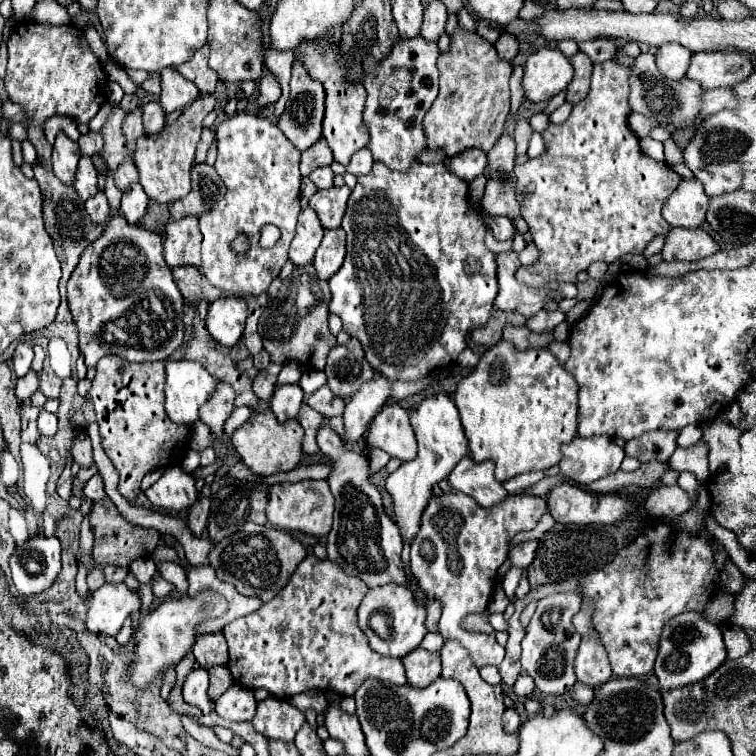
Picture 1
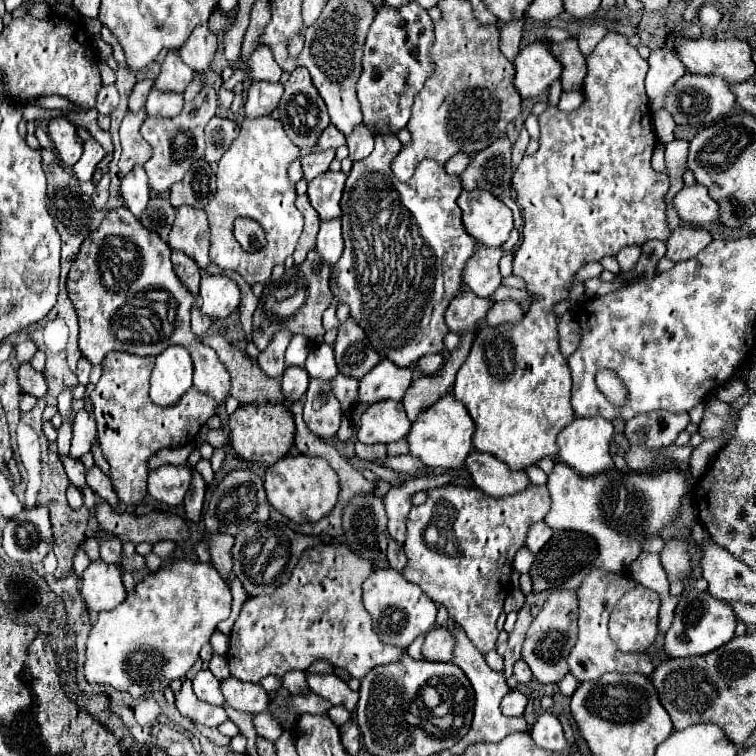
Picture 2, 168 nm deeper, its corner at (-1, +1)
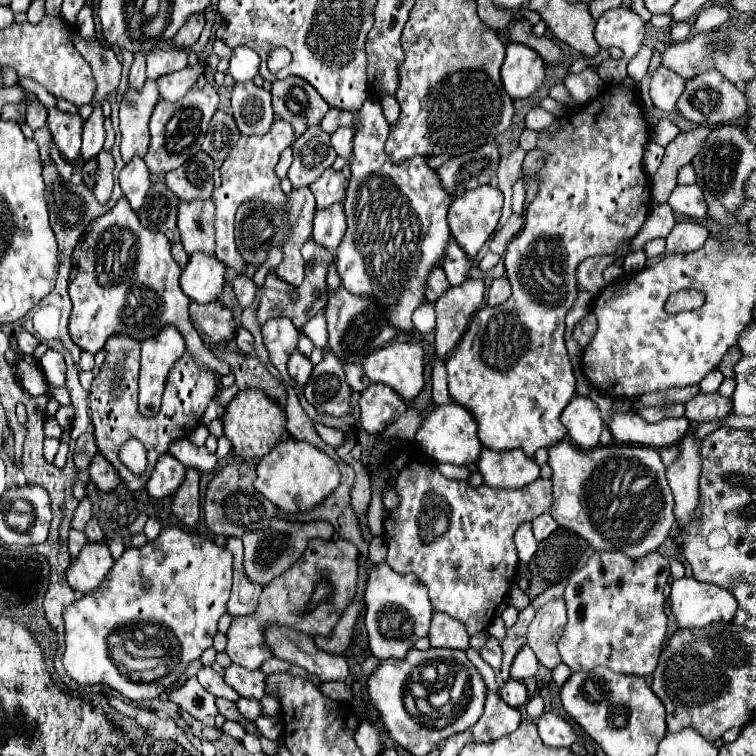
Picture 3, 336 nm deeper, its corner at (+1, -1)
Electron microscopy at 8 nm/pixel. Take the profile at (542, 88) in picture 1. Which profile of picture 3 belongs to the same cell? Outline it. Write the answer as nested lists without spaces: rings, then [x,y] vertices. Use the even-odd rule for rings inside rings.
[[[512,42],[506,46],[506,58],[500,74],[510,98],[528,98],[542,86],[546,64],[536,50]]]

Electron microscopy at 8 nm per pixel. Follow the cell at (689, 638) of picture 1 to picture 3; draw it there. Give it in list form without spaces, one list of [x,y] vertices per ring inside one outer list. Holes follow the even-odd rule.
[[[680,578],[672,582],[672,594],[670,594],[670,610],[676,622],[678,630],[696,630],[704,628],[712,622],[720,624],[730,624],[734,620],[734,614],[738,610],[736,598],[722,586],[708,584],[708,582],[698,582],[696,578]]]

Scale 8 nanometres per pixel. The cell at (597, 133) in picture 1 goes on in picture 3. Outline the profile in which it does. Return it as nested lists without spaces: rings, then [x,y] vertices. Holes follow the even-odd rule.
[[[612,84],[596,98],[602,100],[592,100],[578,112],[562,116],[552,134],[540,130],[536,148],[544,152],[544,166],[534,176],[540,180],[538,194],[526,208],[524,228],[504,256],[512,296],[496,308],[482,308],[456,350],[446,358],[450,398],[470,410],[478,422],[482,446],[494,452],[520,448],[528,458],[534,458],[536,450],[552,448],[566,438],[560,414],[574,396],[576,378],[564,342],[564,316],[578,294],[574,272],[582,260],[612,254],[622,240],[634,238],[650,212],[650,178],[642,168],[650,126],[644,120],[638,94],[632,88]]]

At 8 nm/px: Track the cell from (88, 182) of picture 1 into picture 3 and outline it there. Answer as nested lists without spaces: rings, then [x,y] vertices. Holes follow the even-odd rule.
[[[96,108],[94,114],[84,122],[84,132],[82,132],[82,160],[88,162],[90,158],[96,158],[96,154],[100,154],[102,150],[102,144],[104,144],[104,116],[102,116],[102,110]]]

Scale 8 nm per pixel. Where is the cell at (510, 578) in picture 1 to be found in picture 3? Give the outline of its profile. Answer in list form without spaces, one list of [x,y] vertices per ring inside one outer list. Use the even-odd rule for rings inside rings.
[[[522,524],[518,530],[516,530],[516,536],[514,536],[514,544],[518,548],[518,560],[522,564],[528,564],[530,558],[534,556],[536,552],[536,538],[532,536],[532,524]]]

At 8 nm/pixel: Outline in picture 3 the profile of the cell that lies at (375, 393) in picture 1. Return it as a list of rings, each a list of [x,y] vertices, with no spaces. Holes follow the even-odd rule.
[[[396,340],[364,360],[364,374],[370,382],[386,384],[410,402],[424,388],[424,350],[418,342]]]

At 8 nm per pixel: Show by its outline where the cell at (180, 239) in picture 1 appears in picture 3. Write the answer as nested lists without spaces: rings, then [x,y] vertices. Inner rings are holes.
[[[210,200],[180,202],[178,230],[186,254],[214,254],[214,204]]]

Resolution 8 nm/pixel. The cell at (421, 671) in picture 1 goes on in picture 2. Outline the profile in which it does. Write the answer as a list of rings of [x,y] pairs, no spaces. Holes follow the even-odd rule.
[[[432,628],[424,636],[422,654],[426,660],[450,662],[454,656],[454,646],[456,646],[456,640],[450,632],[446,632],[446,628]]]

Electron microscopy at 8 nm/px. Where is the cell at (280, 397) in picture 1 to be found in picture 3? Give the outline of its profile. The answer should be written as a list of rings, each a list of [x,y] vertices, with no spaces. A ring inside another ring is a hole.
[[[294,352],[288,360],[288,374],[292,376],[292,380],[302,388],[308,382],[310,372],[312,372],[312,362],[300,352]]]

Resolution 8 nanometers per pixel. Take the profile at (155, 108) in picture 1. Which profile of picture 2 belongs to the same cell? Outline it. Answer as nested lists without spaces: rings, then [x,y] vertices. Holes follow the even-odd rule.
[[[156,88],[150,90],[148,102],[146,102],[146,114],[148,116],[176,116],[184,106],[184,98],[178,92],[160,92]]]

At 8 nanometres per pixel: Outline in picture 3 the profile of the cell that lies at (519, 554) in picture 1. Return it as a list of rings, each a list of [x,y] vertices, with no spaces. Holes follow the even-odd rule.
[[[546,512],[546,514],[540,514],[538,518],[532,520],[532,530],[534,530],[534,538],[538,542],[542,542],[544,538],[548,538],[554,530],[558,528],[558,524],[552,520],[552,516]]]

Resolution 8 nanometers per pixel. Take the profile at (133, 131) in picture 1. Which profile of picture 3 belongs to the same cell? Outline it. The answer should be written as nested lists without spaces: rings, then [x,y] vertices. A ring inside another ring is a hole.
[[[134,54],[134,64],[130,70],[130,86],[136,86],[140,90],[140,86],[144,86],[146,82],[146,62],[144,62],[144,54]]]

